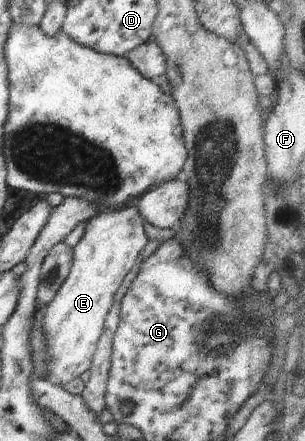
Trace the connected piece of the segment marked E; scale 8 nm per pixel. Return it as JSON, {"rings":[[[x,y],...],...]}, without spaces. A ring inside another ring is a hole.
{"rings":[[[134,201],[117,209],[103,210],[86,222],[83,237],[72,248],[74,255],[69,274],[46,306],[42,328],[48,354],[47,379],[59,386],[91,368],[105,317],[115,301],[115,292],[125,275],[139,262],[141,250],[149,240],[143,221]]]}

